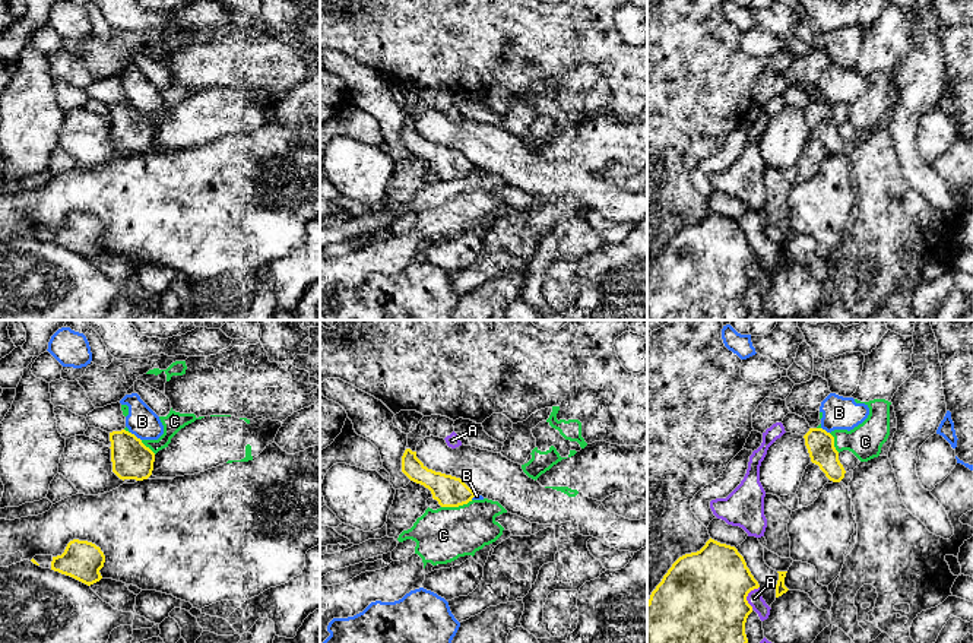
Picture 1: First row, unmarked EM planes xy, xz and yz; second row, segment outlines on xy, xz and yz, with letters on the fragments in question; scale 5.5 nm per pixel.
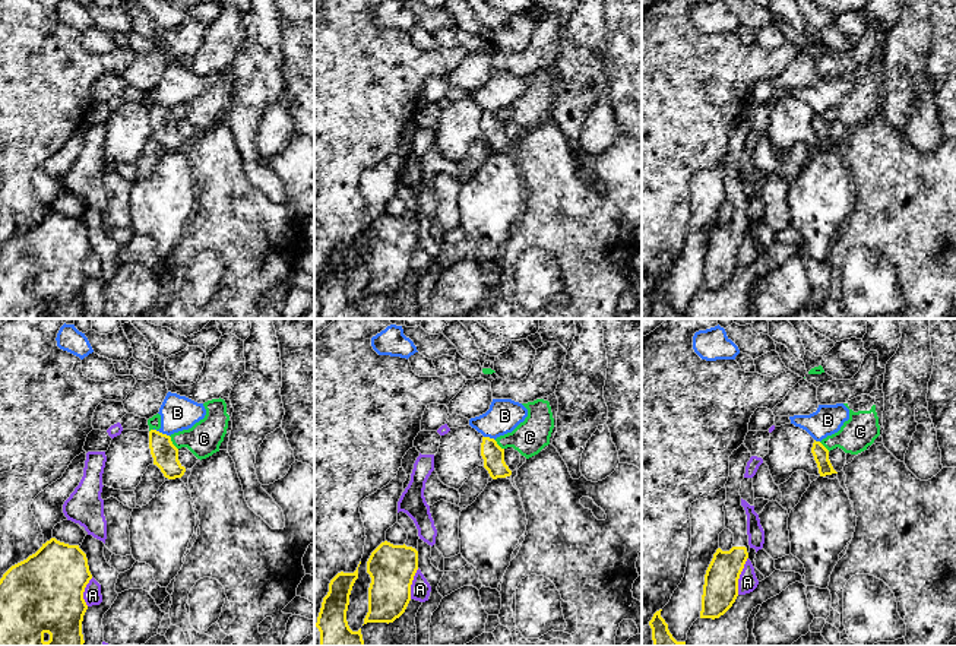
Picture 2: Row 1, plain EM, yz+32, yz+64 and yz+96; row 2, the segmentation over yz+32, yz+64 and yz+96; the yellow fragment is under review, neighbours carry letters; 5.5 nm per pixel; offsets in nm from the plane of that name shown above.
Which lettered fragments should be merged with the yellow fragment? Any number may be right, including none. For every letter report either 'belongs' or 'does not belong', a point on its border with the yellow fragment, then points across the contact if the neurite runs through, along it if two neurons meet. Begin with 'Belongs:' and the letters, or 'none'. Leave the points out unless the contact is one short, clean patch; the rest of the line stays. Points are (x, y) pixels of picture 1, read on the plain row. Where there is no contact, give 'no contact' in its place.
Belongs: none
A: does not belong; contact yz (747, 268)
B: does not belong; contact xy (135, 108)
C: does not belong; contact xz (456, 179); border xz (472, 173), (458, 179), (441, 180)

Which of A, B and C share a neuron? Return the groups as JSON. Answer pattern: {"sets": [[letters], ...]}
{"sets": [["A"], ["B"], ["C"]]}

